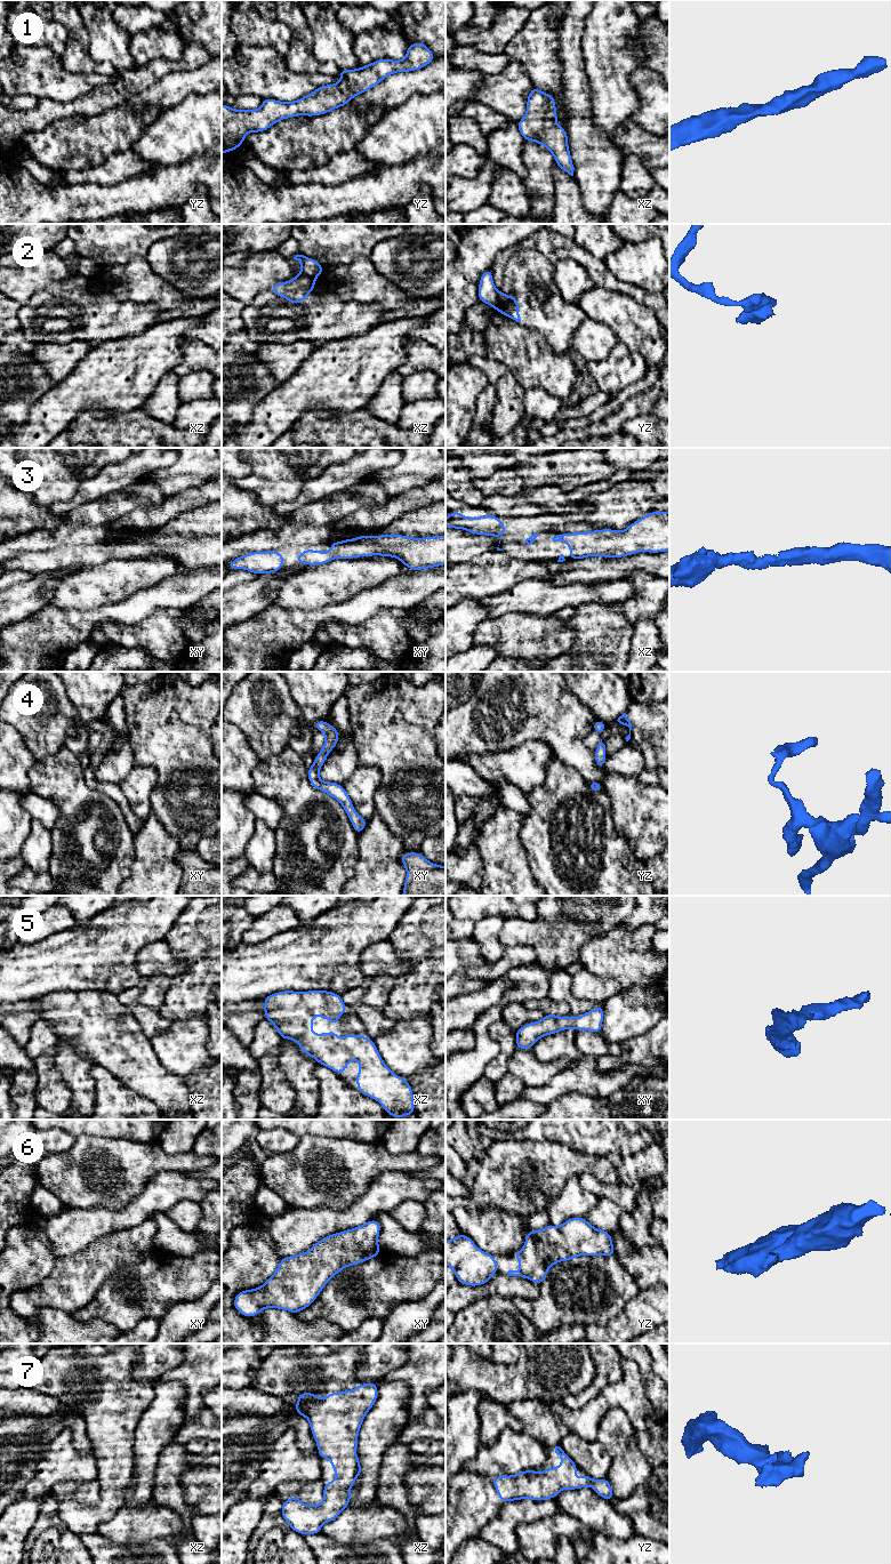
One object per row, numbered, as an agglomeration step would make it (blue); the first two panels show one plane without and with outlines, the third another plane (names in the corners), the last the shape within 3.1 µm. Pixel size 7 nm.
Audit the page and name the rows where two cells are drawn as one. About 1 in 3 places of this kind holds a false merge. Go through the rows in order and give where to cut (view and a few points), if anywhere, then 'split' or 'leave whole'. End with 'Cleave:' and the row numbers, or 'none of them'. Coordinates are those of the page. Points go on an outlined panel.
1: no cut; leave whole
2: cut in yz along (499, 291), (495, 307); split
3: no cut; leave whole
4: no cut; leave whole
5: no cut; leave whole
6: no cut; leave whole
7: no cut; leave whole
Cleave: 2

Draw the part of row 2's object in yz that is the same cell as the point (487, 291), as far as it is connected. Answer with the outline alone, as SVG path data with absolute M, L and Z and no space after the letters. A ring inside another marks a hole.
M491 268L485 270L481 274L477 295L480 302L488 304L492 308L497 307L499 291L496 289L493 284Z

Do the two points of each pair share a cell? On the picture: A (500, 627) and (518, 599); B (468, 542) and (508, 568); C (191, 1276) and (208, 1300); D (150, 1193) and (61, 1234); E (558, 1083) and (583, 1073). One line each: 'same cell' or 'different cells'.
A: different cells
B: different cells
C: different cells
D: same cell
E: same cell

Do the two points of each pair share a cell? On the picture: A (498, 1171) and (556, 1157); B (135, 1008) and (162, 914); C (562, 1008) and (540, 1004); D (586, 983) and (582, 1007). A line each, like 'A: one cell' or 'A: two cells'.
A: one cell
B: two cells
C: one cell
D: two cells

